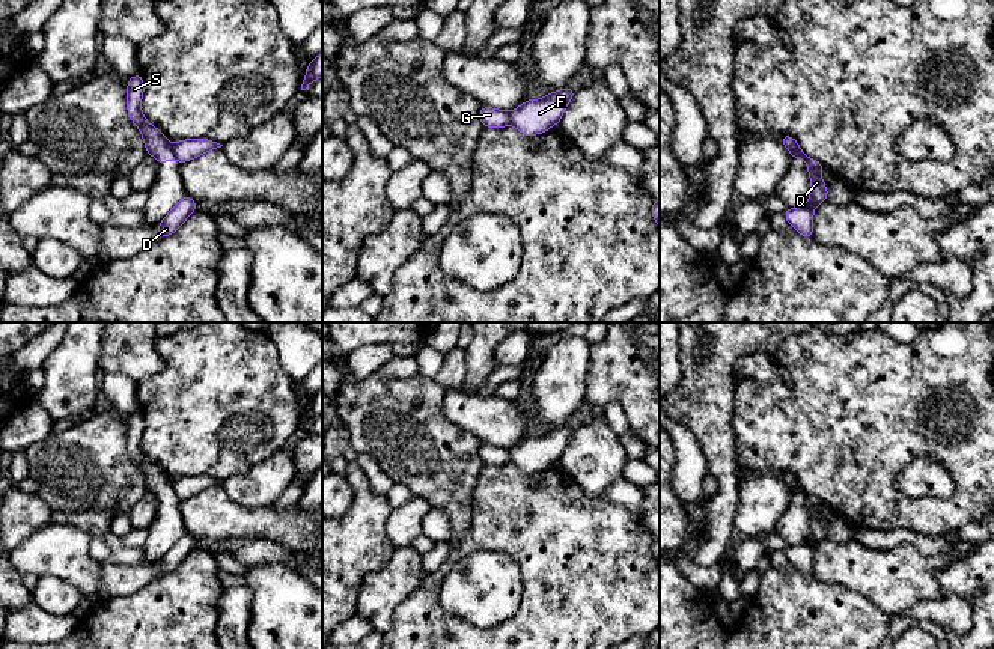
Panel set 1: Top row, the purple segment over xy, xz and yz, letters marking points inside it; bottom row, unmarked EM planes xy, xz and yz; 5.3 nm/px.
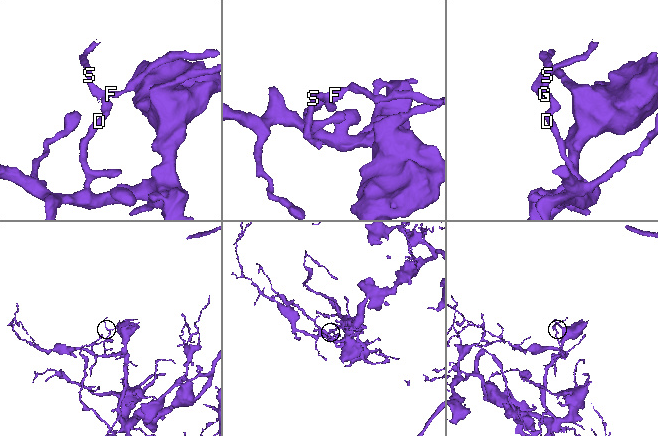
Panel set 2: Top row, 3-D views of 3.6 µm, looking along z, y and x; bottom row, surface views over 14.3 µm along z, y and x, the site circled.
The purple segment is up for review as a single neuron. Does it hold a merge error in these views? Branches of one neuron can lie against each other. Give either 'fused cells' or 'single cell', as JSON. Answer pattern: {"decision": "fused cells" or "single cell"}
{"decision": "fused cells"}

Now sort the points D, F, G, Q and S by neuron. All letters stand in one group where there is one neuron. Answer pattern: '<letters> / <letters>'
D F Q / G S

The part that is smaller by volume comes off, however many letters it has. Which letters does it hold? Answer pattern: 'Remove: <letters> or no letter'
Remove: G, S

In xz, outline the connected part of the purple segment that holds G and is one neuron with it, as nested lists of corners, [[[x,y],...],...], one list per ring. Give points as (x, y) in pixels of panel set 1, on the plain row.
[[[482,443],[479,456],[483,465],[505,465],[511,462],[509,450],[492,444]]]

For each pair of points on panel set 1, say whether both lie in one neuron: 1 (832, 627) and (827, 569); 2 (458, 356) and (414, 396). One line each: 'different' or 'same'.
1: different
2: different

